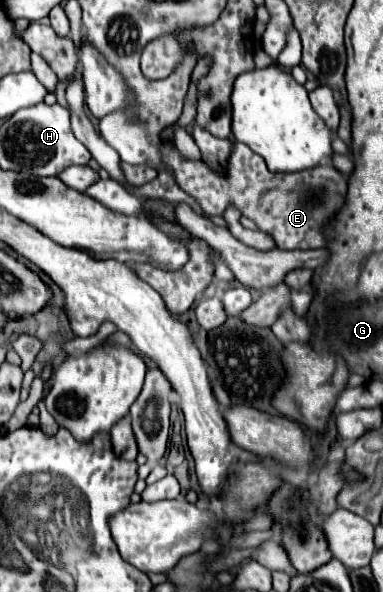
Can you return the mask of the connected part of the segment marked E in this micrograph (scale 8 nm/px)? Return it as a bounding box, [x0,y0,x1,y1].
[159,142,347,250]

